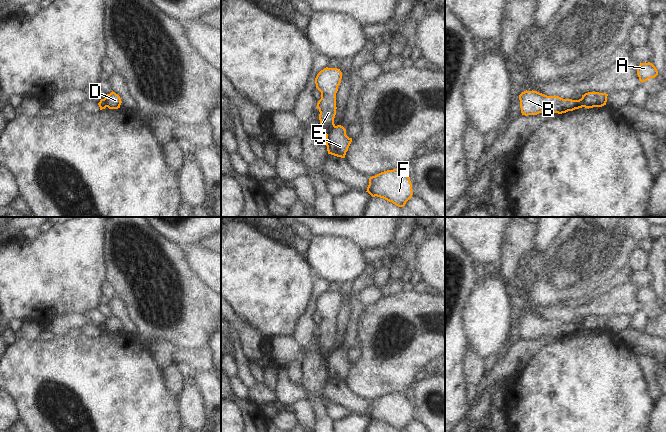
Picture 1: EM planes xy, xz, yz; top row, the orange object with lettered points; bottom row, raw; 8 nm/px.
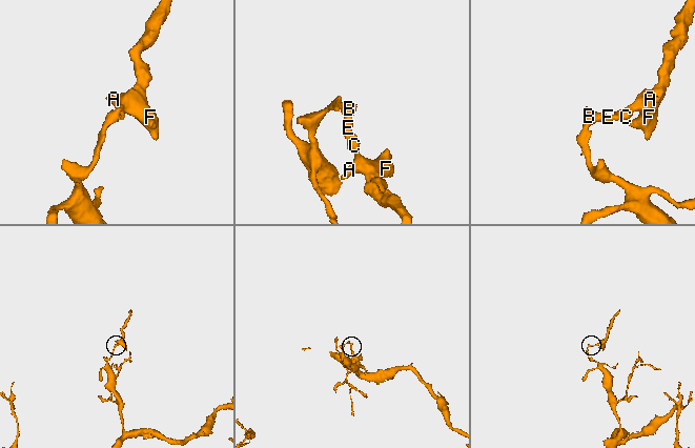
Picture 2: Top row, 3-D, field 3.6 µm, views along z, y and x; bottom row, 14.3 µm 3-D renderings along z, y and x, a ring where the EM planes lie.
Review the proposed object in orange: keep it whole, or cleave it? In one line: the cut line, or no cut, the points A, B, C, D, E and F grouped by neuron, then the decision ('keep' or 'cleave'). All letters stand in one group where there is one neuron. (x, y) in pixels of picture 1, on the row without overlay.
cut xz (335, 350), (326, 359); groups A C D F / B E; cleave

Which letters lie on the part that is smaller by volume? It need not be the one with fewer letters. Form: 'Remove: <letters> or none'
Remove: A, C, D, F

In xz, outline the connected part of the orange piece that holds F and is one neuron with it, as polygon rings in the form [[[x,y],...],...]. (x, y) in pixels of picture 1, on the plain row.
[[[399,393],[387,394],[370,401],[366,416],[398,431],[404,431],[413,419],[410,401],[406,399],[406,395]]]

